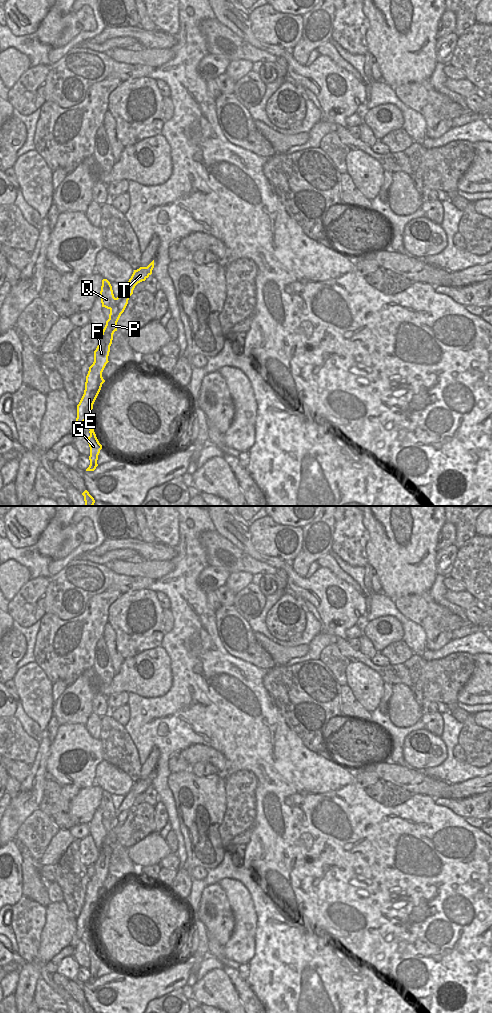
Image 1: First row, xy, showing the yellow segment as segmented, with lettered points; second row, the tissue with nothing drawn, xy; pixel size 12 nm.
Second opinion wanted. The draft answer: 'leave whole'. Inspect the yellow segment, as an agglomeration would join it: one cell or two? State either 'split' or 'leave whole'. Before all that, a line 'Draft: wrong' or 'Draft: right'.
Draft: wrong
split

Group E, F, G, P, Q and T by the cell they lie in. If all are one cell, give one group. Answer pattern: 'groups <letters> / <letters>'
groups E F P T / G Q

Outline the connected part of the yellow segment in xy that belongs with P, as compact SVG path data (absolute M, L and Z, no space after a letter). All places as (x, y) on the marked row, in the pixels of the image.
M154 260L147 267L140 267L134 270L131 278L126 282L123 290L116 298L114 307L110 310L109 319L106 321L101 336L98 338L98 346L94 351L94 362L89 367L86 376L84 394L77 405L77 418L74 423L75 430L80 429L82 424L90 419L93 404L101 390L102 384L105 382L102 372L109 362L108 356L113 334L117 331L117 322L128 304L129 297L133 294L135 286L145 281L152 274L153 268Z

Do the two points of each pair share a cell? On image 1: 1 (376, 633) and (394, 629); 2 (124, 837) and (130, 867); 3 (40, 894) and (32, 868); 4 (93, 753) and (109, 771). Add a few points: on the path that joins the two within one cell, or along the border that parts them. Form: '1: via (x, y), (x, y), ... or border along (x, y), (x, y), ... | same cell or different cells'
1: via (381, 634), (390, 634) | same cell
2: border along (117, 842), (127, 849) | different cells
3: via (34, 888), (32, 874) | same cell
4: border along (103, 759), (96, 768), (95, 782) | different cells

